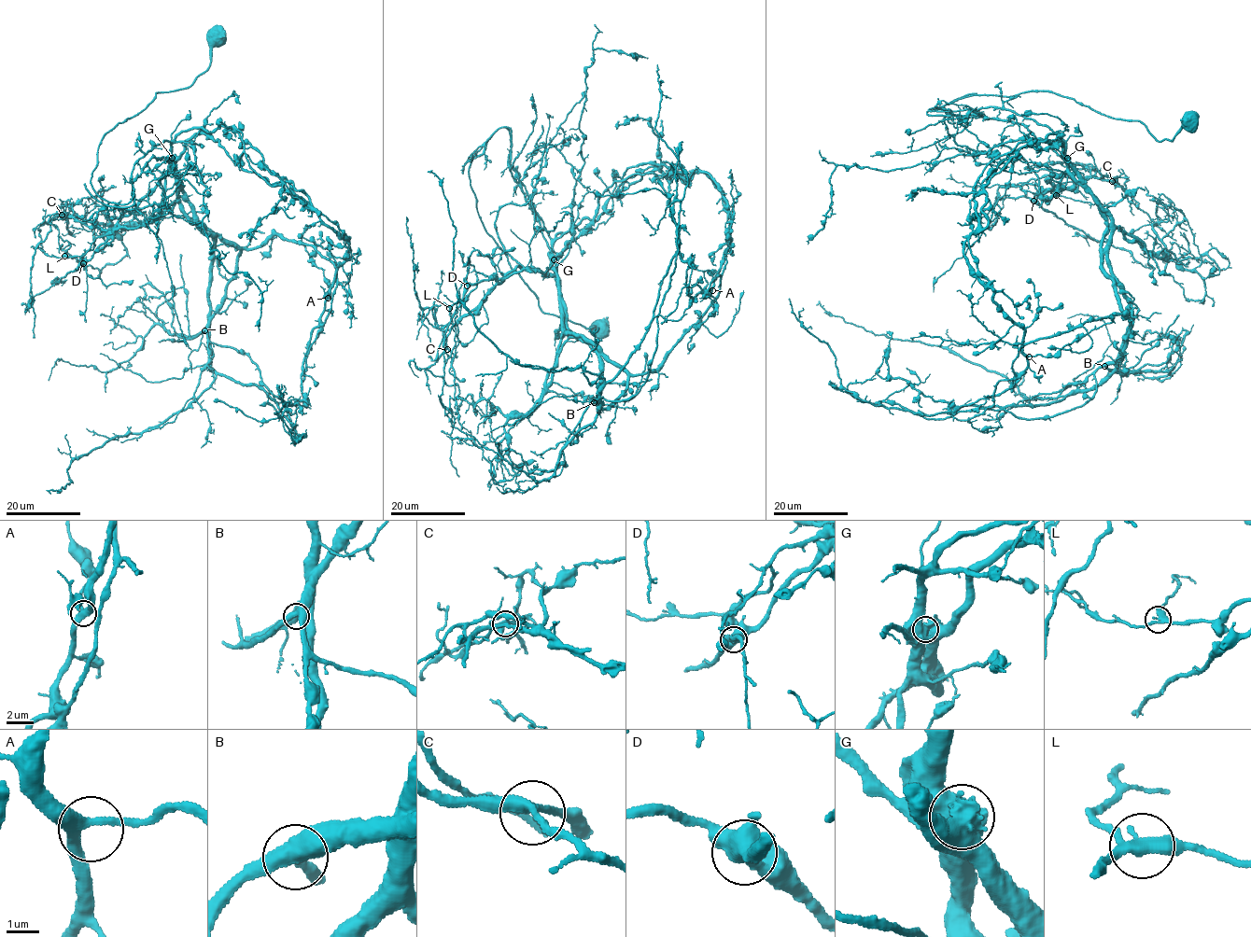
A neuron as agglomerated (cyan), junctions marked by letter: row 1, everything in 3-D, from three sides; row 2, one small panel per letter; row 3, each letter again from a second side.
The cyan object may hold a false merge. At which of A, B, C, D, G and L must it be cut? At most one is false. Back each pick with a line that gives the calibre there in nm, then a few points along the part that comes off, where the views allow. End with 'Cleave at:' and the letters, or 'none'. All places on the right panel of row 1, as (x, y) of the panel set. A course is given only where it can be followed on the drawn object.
G: 700 nm thick; foreign part runs (1068, 159), (1108, 216), (1130, 314), (1117, 368), (1085, 390), (931, 415), (872, 404), (847, 391), (788, 299)
Cleave at: G

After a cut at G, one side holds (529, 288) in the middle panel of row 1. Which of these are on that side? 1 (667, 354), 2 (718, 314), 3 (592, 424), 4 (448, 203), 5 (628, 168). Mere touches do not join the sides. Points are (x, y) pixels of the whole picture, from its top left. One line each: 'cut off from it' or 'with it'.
1: with it
2: cut off from it
3: cut off from it
4: cut off from it
5: with it

